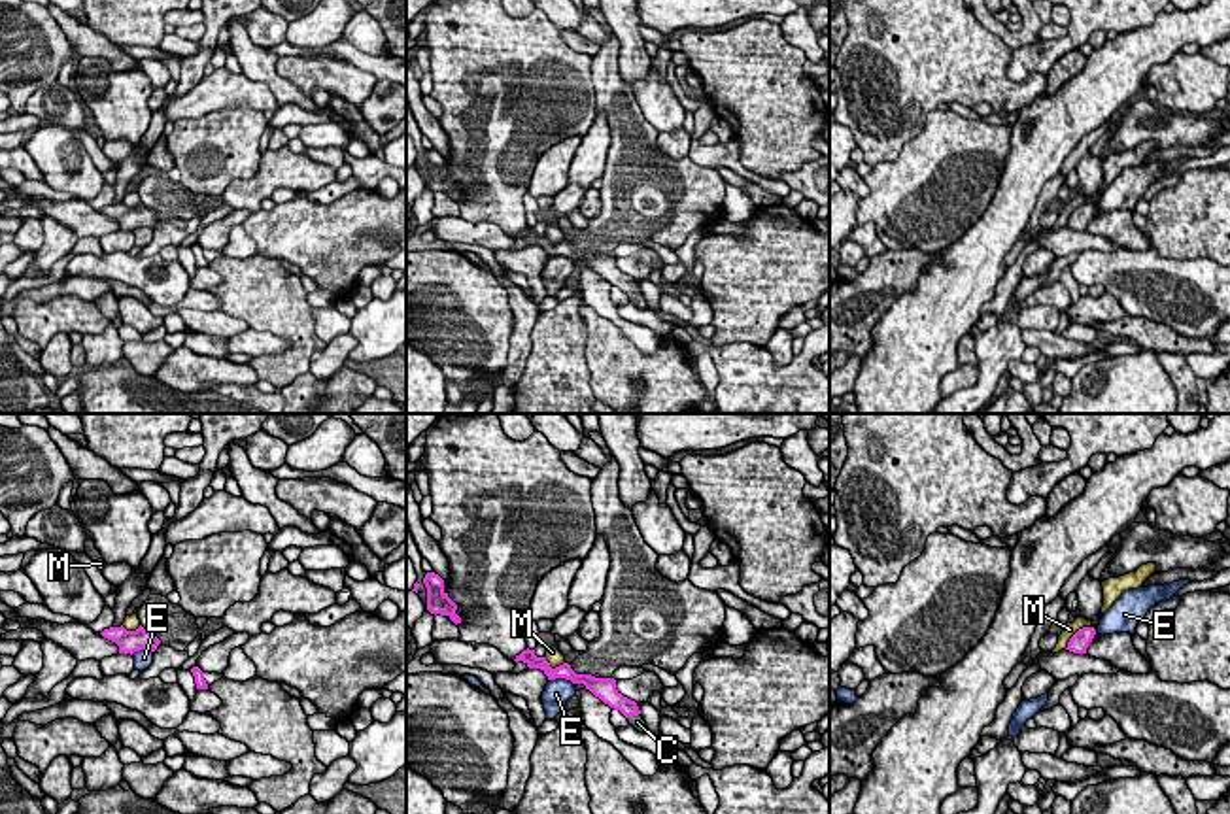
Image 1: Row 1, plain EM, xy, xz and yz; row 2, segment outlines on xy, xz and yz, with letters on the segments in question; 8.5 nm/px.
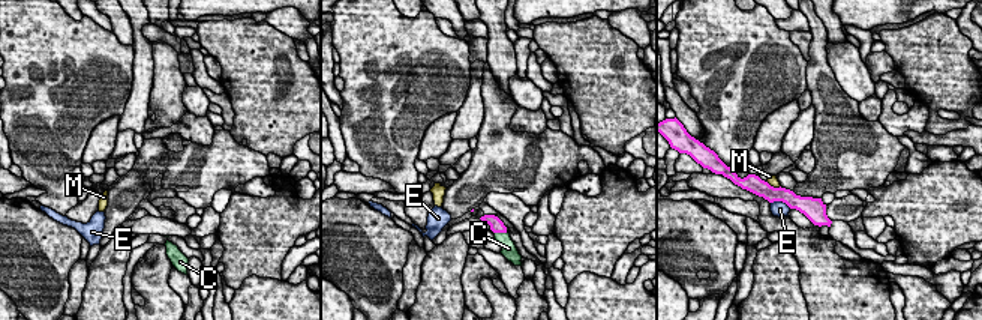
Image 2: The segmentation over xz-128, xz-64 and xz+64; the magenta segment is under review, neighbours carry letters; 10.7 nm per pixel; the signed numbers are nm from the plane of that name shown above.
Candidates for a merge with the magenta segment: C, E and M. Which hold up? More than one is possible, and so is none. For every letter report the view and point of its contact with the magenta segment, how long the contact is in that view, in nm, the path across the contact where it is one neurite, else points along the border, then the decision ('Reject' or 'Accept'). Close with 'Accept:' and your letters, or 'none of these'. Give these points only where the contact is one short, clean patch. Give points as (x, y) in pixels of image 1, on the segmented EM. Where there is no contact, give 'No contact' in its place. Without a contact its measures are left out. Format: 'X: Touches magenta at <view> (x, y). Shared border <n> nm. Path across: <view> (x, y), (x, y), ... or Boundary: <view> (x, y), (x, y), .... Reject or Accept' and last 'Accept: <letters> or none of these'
C: Touches magenta at xz (632, 716). Shared border 100 nm. Accept
E: Touches magenta at xz (562, 677). Shared border 220 nm. Boundary: xz (550, 678), (567, 678), (573, 684). Reject
M: Touches magenta at yz (1074, 635). Shared border 300 nm. Boundary: yz (1089, 626), (1083, 626), (1064, 648). Reject
Accept: C

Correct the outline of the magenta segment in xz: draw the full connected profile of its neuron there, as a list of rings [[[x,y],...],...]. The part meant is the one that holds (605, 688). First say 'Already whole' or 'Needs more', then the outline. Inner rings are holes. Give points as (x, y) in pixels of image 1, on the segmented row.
Needs more. [[[529,648],[523,650],[520,655],[516,655],[514,661],[516,663],[523,661],[529,669],[540,669],[548,676],[548,680],[565,678],[571,680],[572,684],[584,684],[586,689],[589,689],[605,704],[608,704],[614,710],[620,710],[627,718],[629,725],[633,725],[639,733],[648,733],[646,721],[642,720],[637,703],[624,697],[616,689],[614,678],[595,678],[591,674],[576,674],[569,663],[552,669],[546,657],[537,657],[535,650]]]

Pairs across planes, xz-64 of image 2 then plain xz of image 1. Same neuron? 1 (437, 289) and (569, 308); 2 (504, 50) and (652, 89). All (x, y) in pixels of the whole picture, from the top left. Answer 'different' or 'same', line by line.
1: same
2: different

